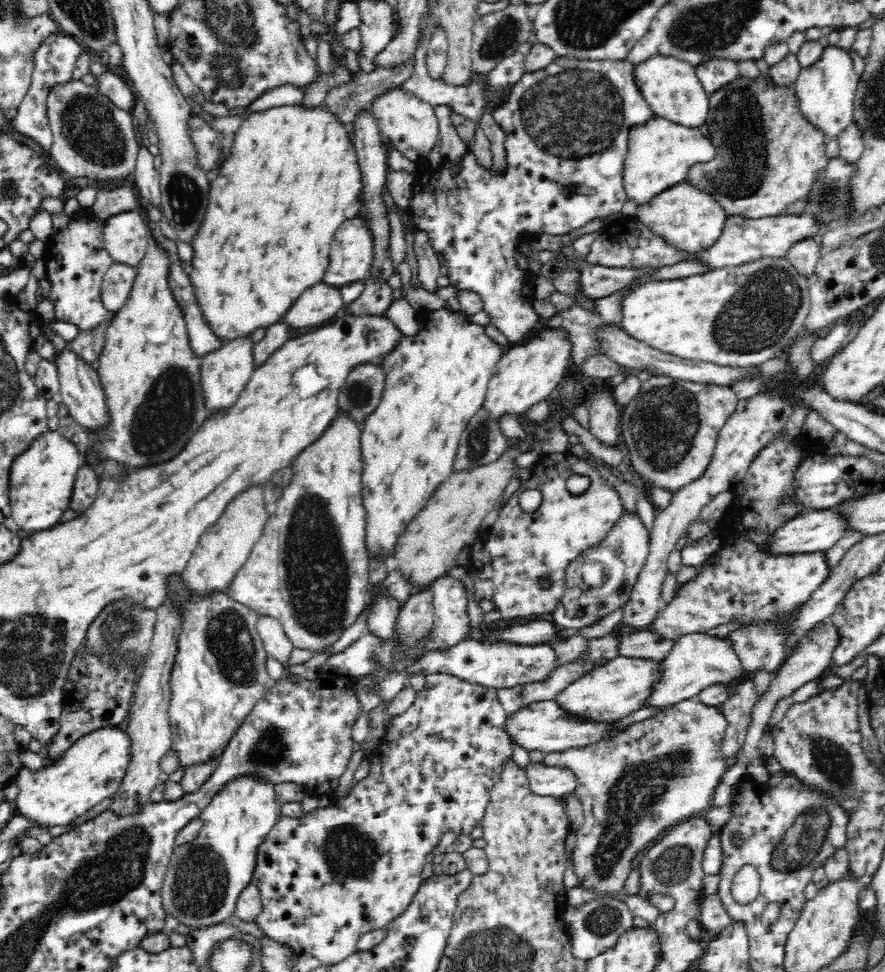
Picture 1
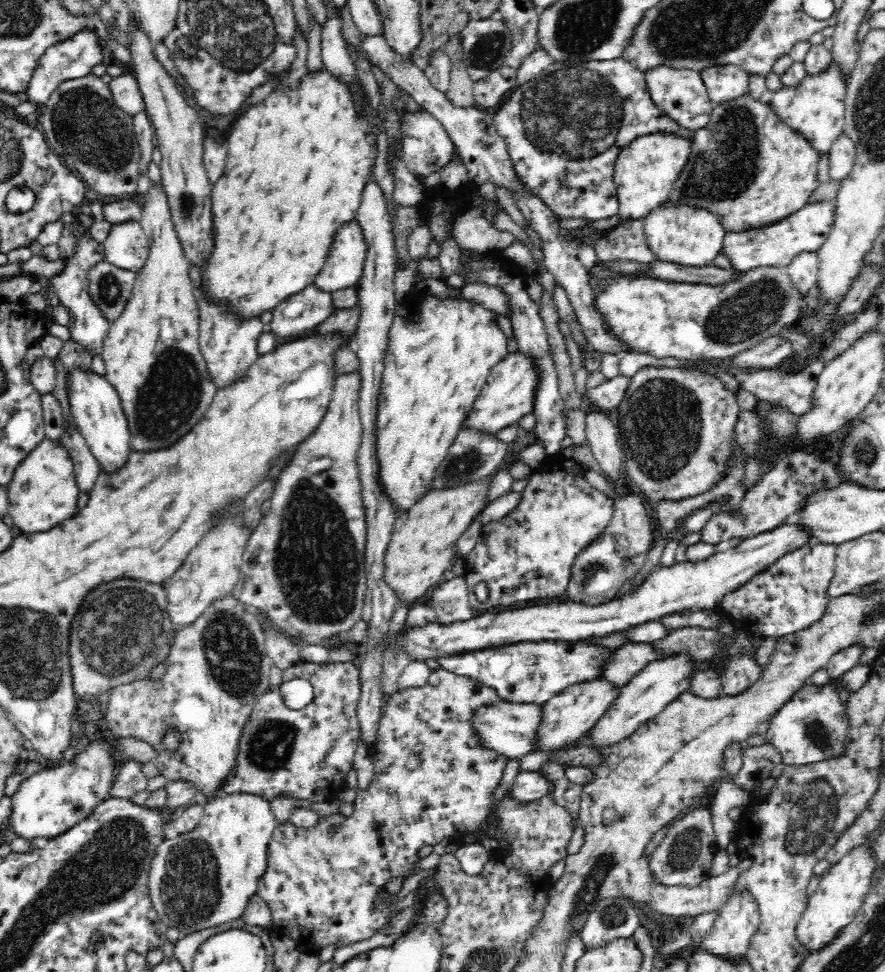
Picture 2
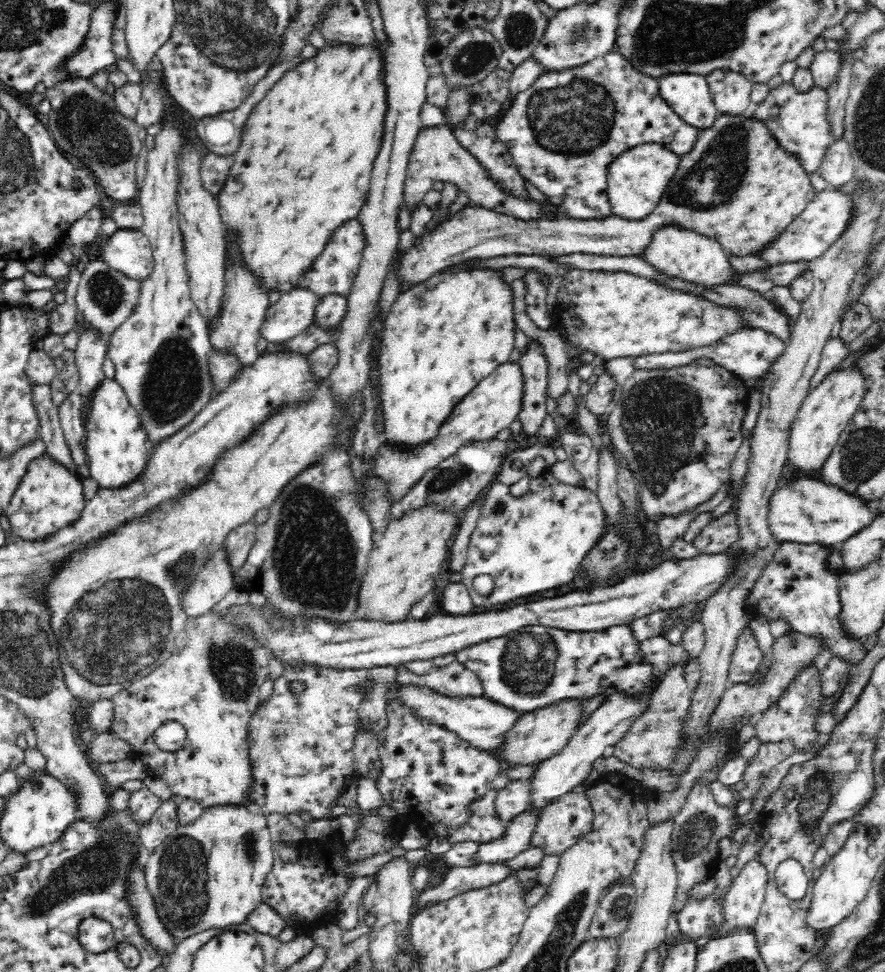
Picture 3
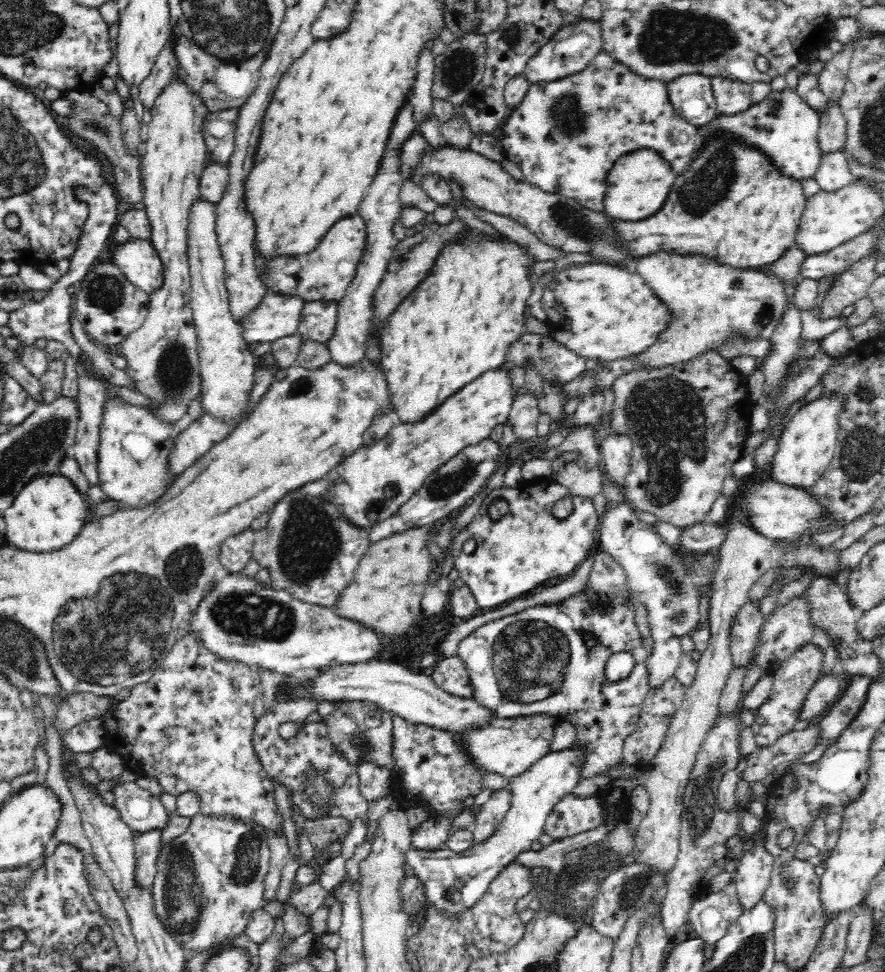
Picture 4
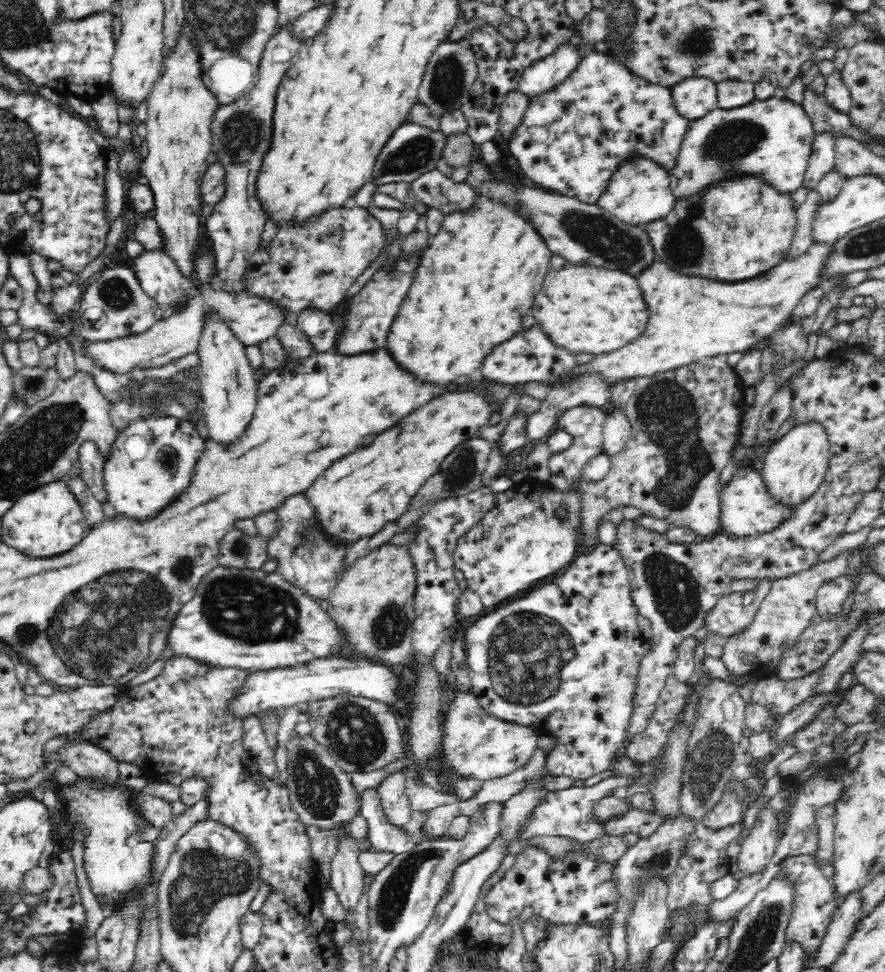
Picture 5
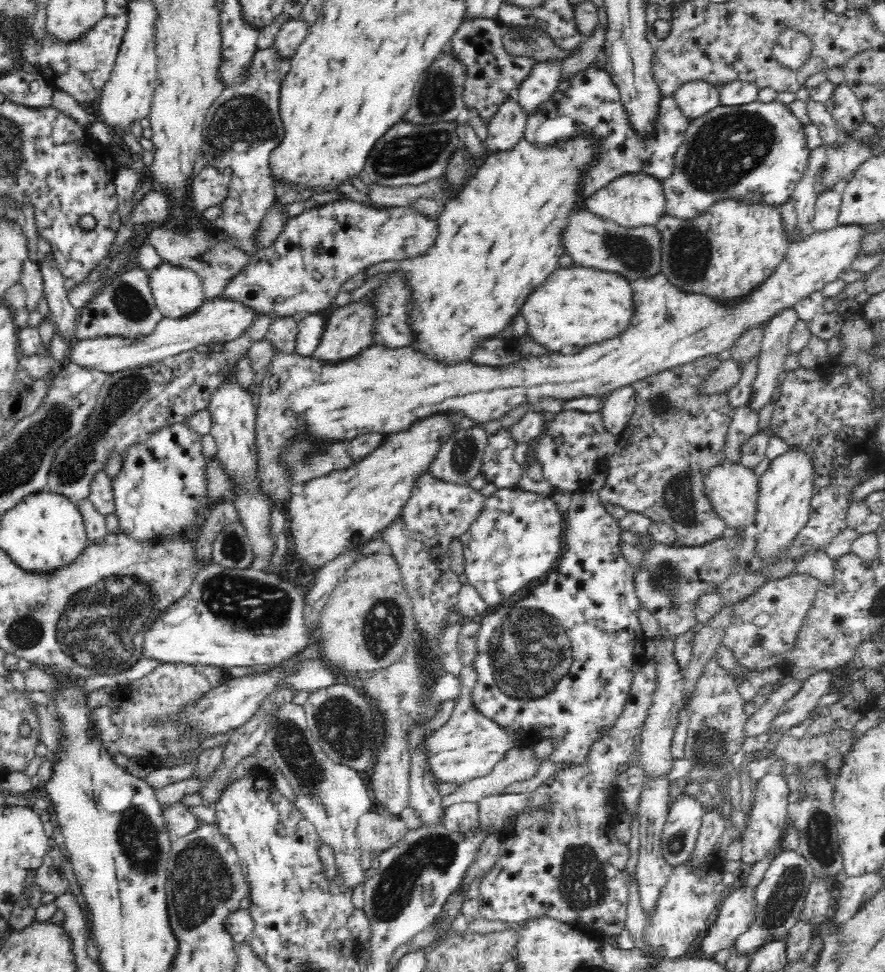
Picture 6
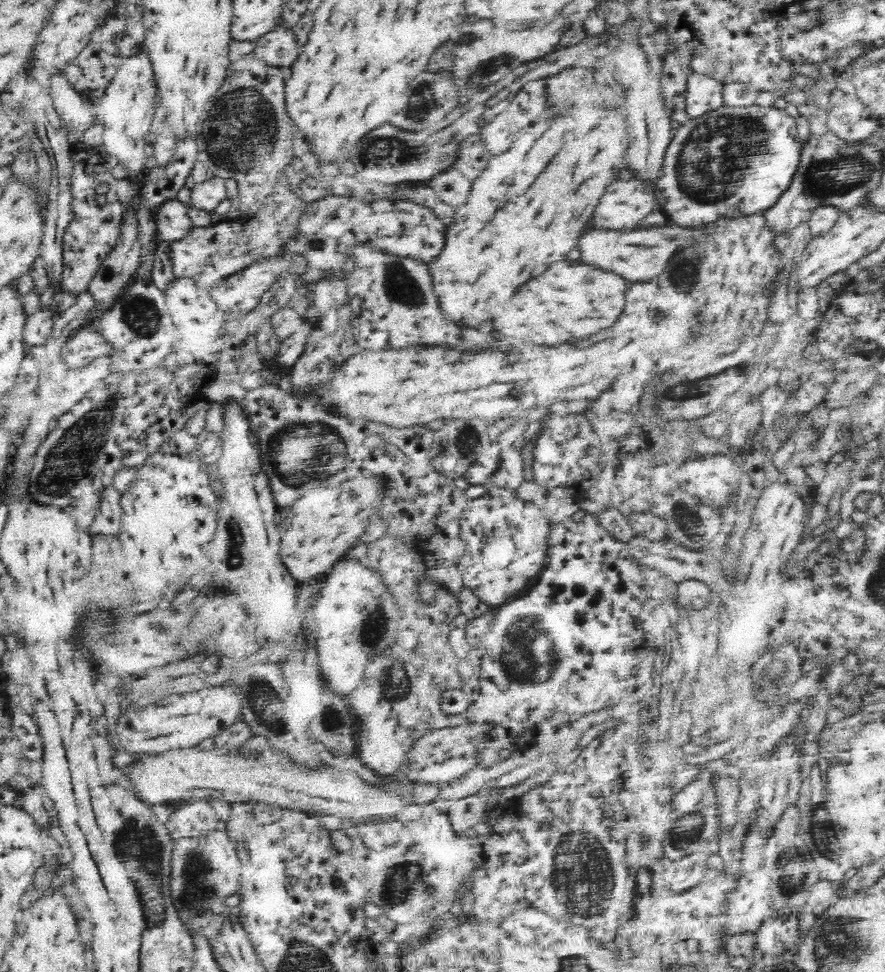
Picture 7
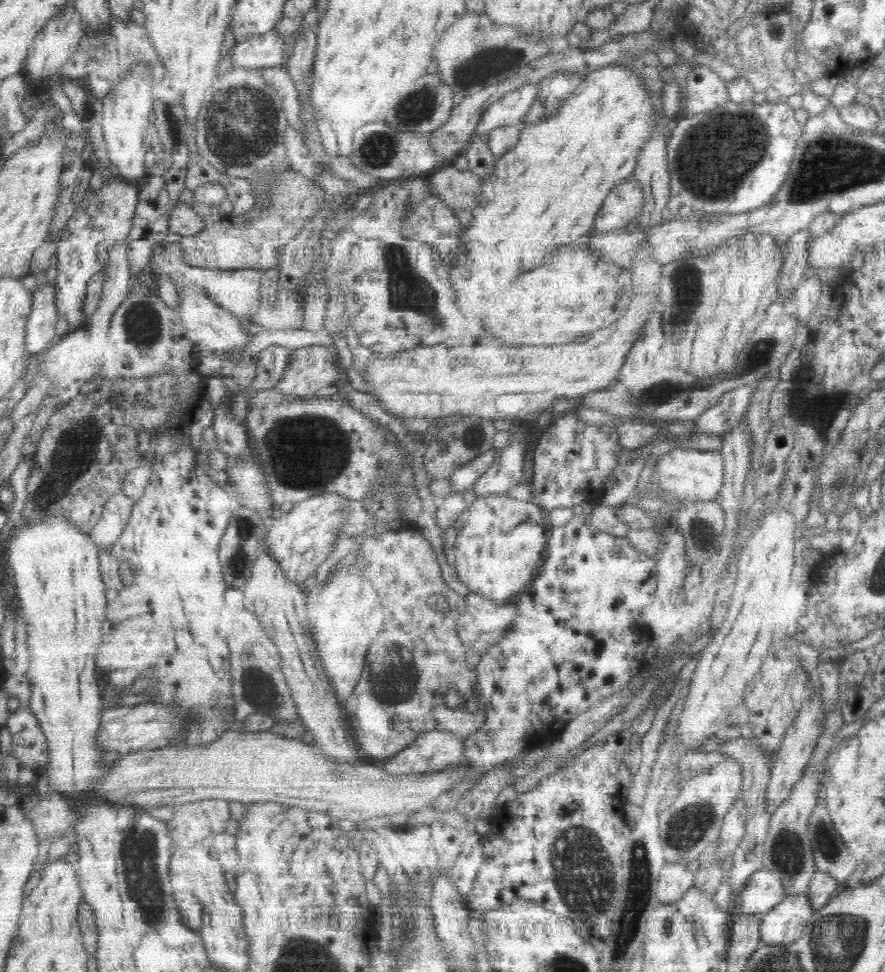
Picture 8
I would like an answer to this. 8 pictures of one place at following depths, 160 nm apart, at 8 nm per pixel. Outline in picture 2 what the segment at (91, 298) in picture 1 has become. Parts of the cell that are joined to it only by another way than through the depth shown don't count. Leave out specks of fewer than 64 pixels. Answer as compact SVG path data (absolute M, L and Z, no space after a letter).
M81 232L77 236L72 256L65 261L66 267L56 276L50 278L60 303L66 306L69 312L69 333L71 340L89 355L100 356L104 351L106 336L111 323L108 322L96 308L88 294L88 270L96 266L96 262L102 262L104 251L102 244L89 236L87 232Z

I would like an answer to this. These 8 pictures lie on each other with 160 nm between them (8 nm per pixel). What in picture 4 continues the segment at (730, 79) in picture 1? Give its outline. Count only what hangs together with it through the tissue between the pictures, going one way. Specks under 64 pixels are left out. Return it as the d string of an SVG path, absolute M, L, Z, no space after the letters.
M711 78L711 83L720 114L742 112L753 105L752 83L725 78Z

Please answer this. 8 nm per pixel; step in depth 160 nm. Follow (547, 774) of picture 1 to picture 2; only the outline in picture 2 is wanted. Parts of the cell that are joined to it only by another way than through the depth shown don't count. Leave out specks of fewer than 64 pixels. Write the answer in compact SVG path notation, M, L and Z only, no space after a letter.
M520 770L514 779L509 797L517 804L526 804L548 793L552 793L552 784L539 771Z

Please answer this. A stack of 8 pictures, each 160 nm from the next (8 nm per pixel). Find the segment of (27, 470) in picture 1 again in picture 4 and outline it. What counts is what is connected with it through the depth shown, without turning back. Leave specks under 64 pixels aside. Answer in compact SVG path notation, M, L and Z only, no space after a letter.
M36 476L14 499L12 506L1 512L6 520L6 540L30 552L54 552L76 540L89 521L84 496L65 476Z

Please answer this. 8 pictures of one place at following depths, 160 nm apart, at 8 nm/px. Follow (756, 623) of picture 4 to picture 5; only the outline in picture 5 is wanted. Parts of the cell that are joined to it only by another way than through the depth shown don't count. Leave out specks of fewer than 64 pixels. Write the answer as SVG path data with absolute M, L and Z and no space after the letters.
M770 577L760 579L754 590L730 592L720 597L704 617L707 630L724 638L740 634L750 624L760 602L768 594L772 581Z

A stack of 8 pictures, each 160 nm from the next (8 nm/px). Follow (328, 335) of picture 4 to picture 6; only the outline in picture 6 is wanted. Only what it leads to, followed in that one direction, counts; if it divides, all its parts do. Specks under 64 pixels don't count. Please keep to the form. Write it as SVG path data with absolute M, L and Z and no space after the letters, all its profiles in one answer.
M305 314L297 322L296 346L294 353L300 357L311 357L320 344L320 336L325 327L326 315Z

